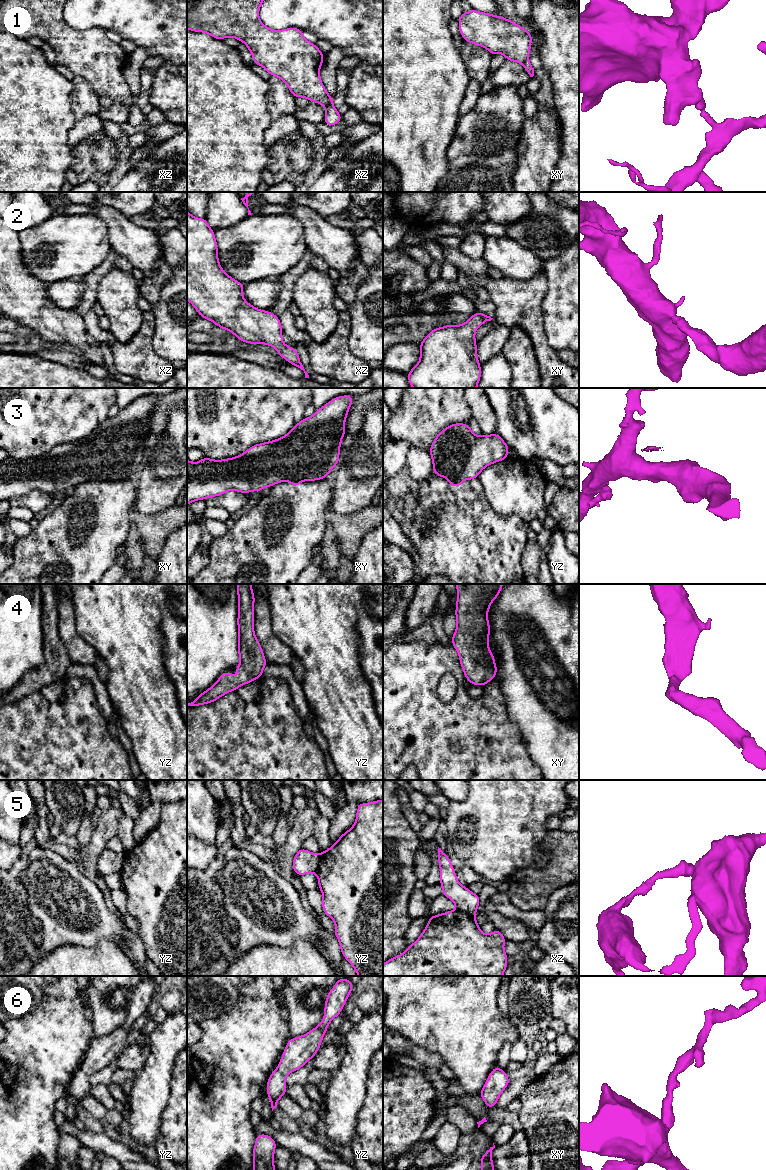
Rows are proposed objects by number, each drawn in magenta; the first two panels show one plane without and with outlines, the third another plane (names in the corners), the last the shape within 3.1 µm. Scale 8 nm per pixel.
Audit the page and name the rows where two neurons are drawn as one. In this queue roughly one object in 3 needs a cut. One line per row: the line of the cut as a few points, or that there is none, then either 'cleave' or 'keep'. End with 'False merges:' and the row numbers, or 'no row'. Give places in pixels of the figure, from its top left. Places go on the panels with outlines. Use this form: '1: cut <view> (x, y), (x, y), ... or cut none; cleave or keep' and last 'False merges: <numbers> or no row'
1: cut xz (332, 98), (325, 106); cleave
2: cut none; keep
3: cut yz (449, 480), (461, 481); cleave
4: cut none; keep
5: cut yz (320, 854), (320, 862), (315, 872); cleave
6: cut none; keep
False merges: 1, 3, 5

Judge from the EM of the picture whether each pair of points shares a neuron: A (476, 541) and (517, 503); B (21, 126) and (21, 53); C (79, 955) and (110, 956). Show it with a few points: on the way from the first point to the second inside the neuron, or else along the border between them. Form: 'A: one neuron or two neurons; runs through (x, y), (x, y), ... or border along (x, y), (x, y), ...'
A: two neurons; border along (486, 500), (498, 514), (517, 515), (526, 524)
B: one neuron; runs through (21, 108), (21, 71)
C: one neuron; runs through (87, 956), (102, 956)

